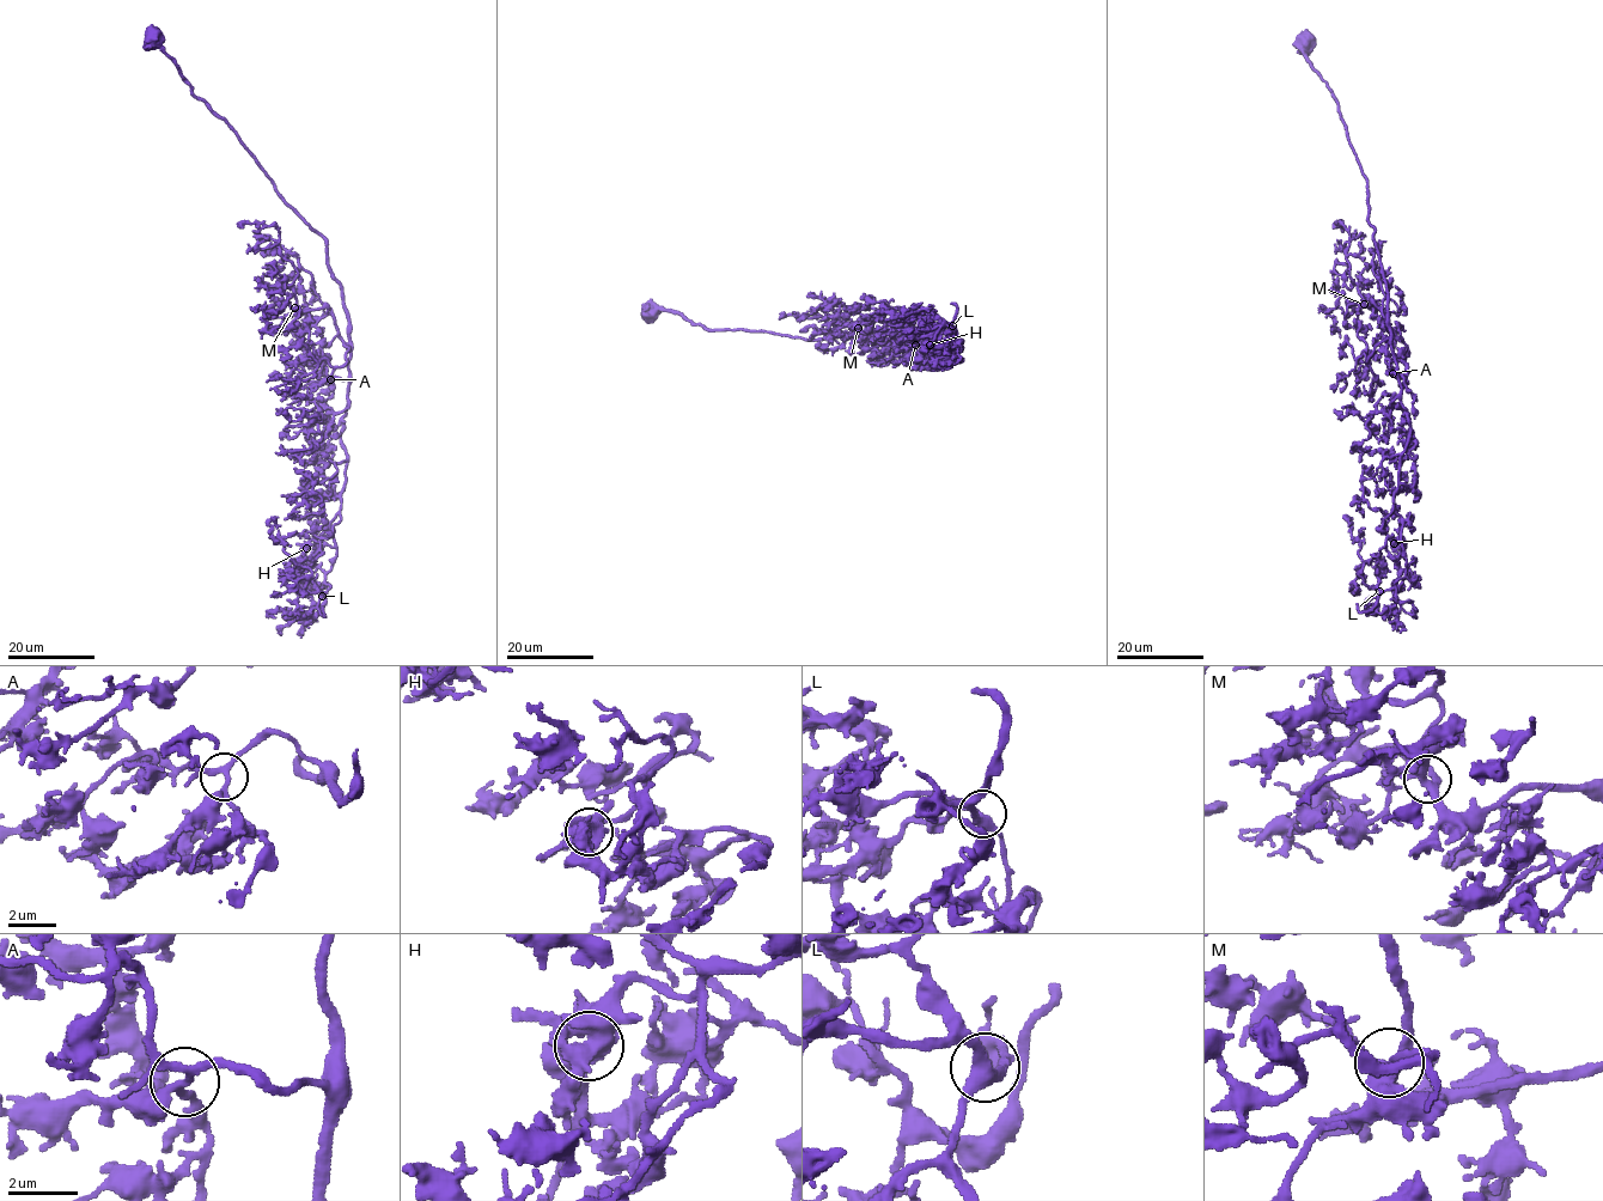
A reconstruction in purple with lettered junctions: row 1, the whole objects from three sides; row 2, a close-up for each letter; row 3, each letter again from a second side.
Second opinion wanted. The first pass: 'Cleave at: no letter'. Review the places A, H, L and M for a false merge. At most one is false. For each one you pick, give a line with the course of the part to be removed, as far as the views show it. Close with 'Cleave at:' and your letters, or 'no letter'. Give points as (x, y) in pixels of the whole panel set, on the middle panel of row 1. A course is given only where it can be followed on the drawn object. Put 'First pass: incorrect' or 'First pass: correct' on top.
First pass: incorrect
H: foreign part runs (930, 345), (931, 358), (946, 357), (956, 330), (933, 323), (933, 312), (901, 318), (881, 304)
Cleave at: H

